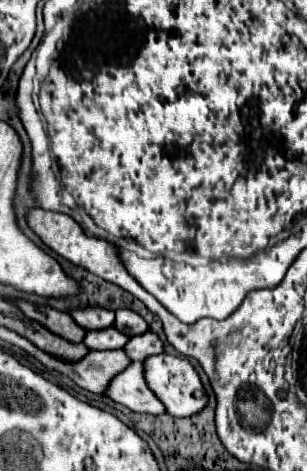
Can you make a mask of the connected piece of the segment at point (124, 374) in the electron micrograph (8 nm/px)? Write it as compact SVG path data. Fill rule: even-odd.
M130 362L126 370L116 374L106 388L106 396L130 408L132 412L144 412L144 414L166 412L162 408L162 402L156 402L154 394L150 394L150 388L142 380L142 362Z

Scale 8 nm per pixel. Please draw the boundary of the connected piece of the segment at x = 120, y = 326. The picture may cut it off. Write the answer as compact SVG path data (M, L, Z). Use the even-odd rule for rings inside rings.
M120 308L120 310L116 310L114 328L120 330L122 334L126 334L126 336L134 336L134 334L146 332L148 324L142 320L140 314L136 314L132 310L126 310L126 308Z

